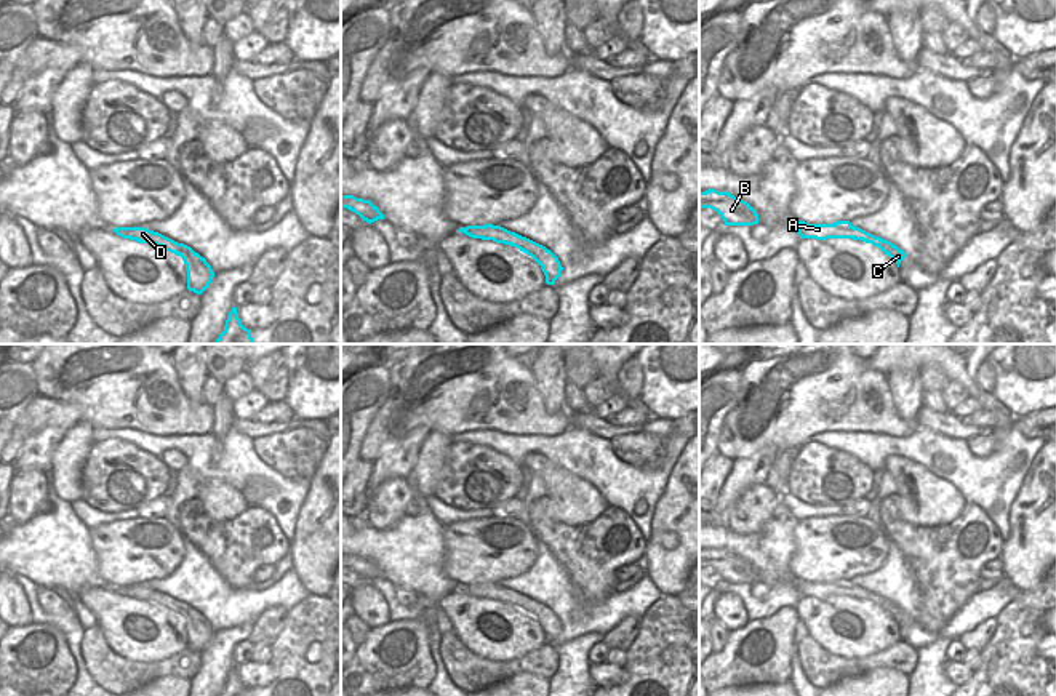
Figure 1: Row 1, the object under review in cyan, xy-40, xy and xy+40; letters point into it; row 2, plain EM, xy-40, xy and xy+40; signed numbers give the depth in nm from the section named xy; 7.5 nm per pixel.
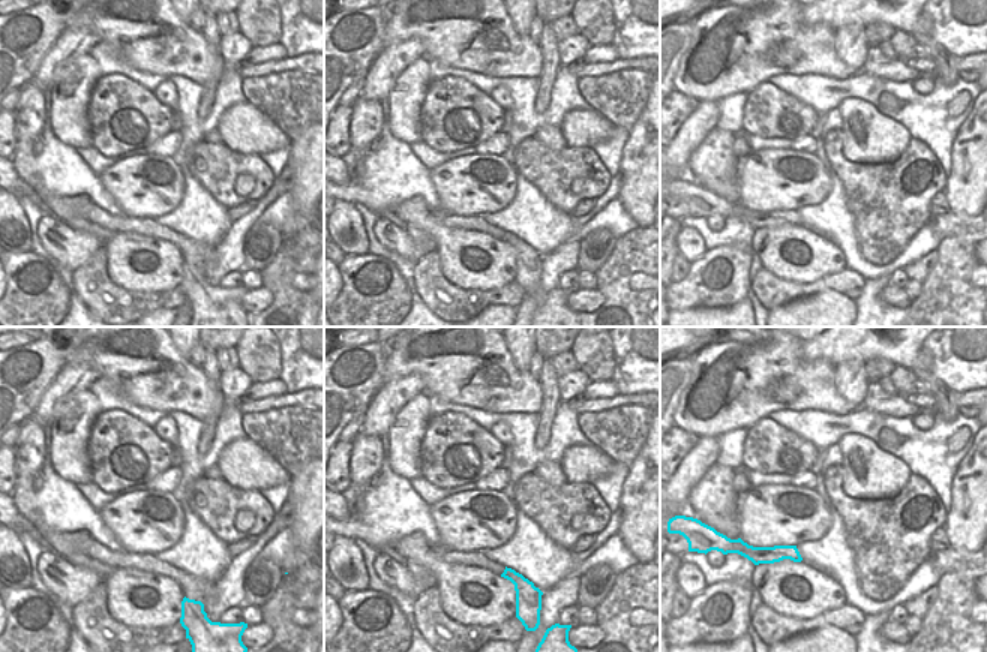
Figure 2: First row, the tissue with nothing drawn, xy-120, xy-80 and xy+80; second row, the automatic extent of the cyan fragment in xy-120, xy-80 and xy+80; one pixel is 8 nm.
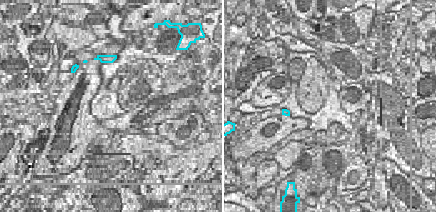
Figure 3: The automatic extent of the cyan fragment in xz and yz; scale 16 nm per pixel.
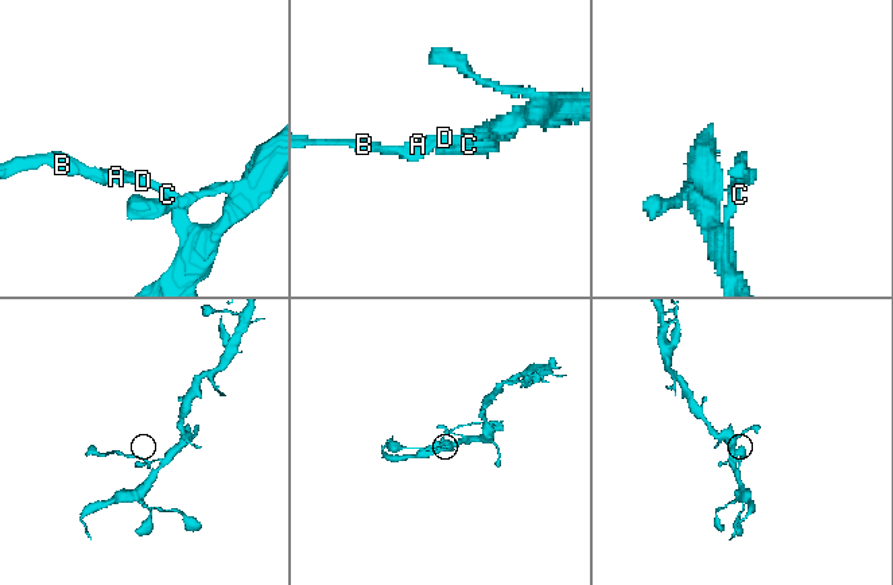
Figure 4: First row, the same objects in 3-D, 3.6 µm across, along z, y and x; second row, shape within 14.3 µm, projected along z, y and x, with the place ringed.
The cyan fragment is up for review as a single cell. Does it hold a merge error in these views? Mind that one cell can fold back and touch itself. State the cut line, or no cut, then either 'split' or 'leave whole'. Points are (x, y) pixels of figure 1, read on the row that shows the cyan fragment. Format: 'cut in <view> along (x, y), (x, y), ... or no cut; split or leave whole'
cut in xy along (528, 239), (524, 239), (516, 247); split

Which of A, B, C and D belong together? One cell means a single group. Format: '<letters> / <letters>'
A B D / C

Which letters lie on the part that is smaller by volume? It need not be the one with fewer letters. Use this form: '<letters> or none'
A, B, D

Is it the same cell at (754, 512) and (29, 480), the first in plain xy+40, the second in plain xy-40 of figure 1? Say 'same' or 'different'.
same

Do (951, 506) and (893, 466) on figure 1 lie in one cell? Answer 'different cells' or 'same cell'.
same cell

